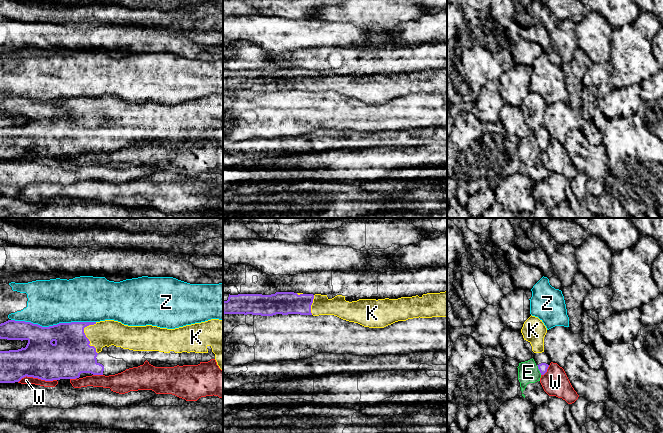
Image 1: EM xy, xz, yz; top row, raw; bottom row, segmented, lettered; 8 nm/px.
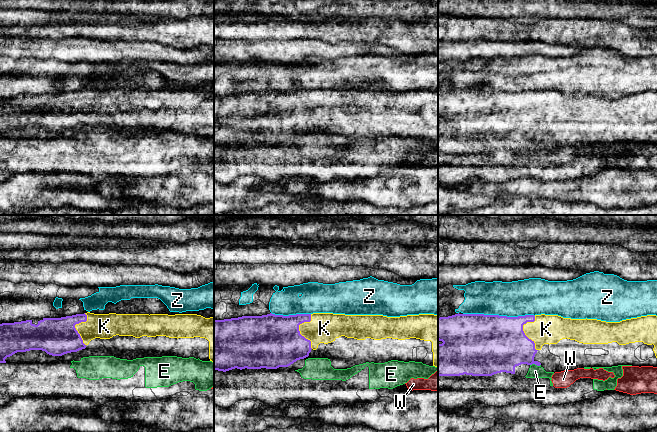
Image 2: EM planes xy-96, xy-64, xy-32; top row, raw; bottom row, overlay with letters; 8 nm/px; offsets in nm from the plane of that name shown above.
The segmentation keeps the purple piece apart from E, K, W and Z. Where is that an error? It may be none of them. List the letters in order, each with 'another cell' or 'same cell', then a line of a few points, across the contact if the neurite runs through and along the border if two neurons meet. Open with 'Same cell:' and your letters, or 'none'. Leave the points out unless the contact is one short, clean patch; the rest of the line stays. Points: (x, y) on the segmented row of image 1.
Same cell: K
E: another cell; line yz (536, 365), (541, 374)
K: same cell; line xy (71, 355), (85, 336), (109, 332)
W: another cell
Z: another cell; line xy (11, 319), (37, 323), (42, 326), (71, 322), (95, 322)

